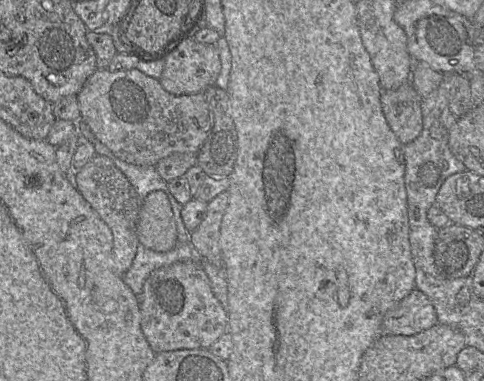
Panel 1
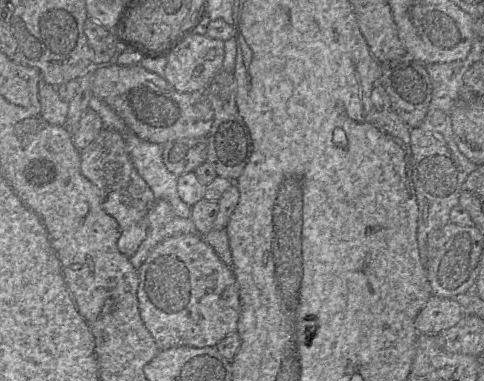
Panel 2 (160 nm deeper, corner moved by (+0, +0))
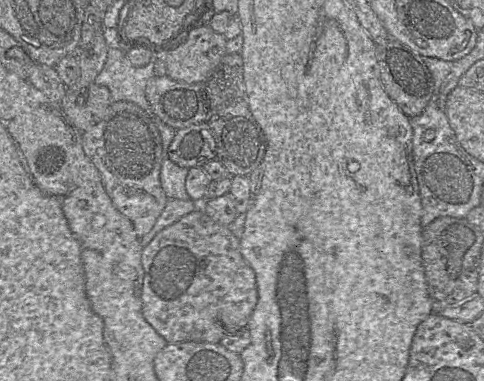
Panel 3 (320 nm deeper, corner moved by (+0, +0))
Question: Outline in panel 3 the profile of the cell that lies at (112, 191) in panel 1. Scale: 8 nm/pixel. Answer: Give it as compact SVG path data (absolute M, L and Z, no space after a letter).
M112 102L104 117L82 133L82 146L98 169L115 208L131 221L138 237L143 237L154 226L168 199L160 183L162 140L150 115L132 102Z

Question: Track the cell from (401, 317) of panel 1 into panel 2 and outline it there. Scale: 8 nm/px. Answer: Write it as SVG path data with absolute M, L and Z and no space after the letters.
M431 295L415 320L415 328L419 334L439 334L456 325L463 316L455 299Z

